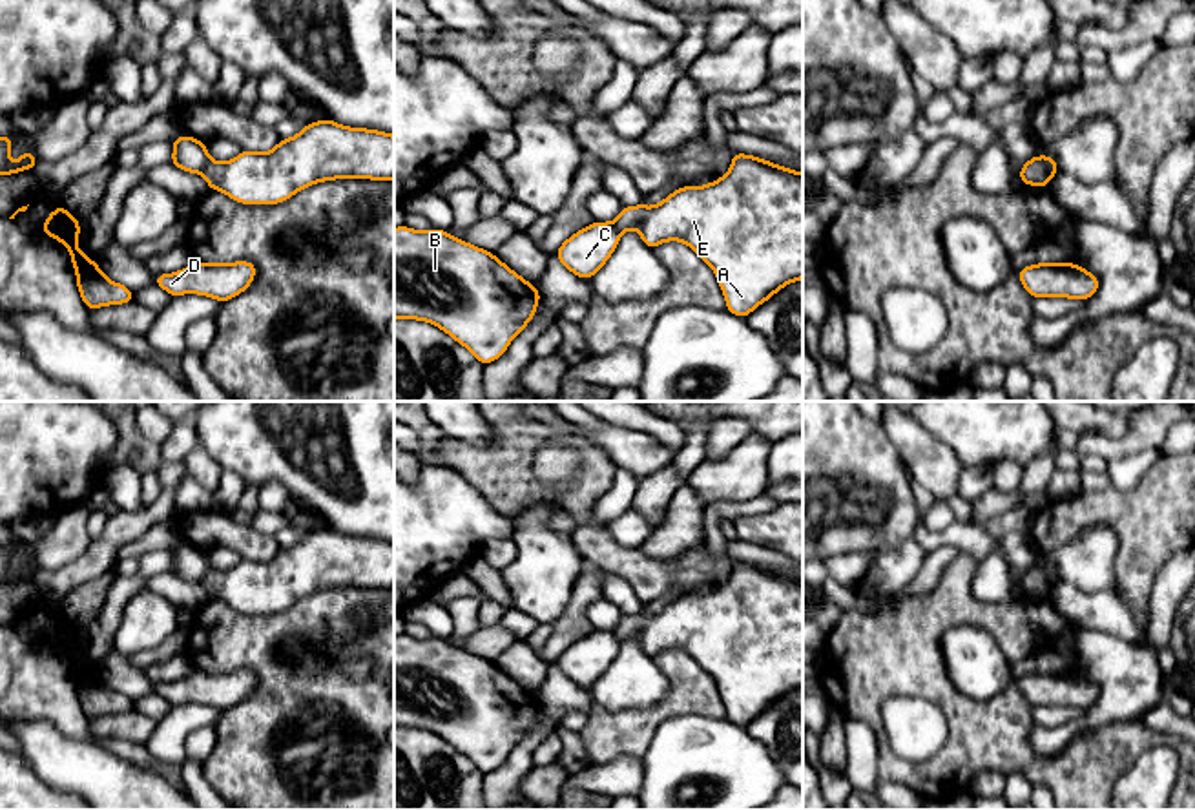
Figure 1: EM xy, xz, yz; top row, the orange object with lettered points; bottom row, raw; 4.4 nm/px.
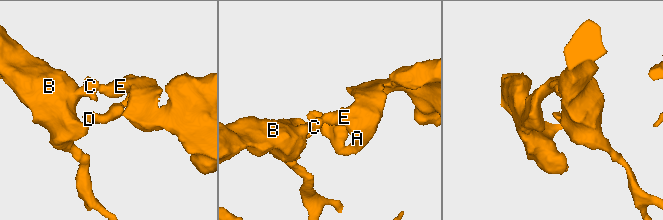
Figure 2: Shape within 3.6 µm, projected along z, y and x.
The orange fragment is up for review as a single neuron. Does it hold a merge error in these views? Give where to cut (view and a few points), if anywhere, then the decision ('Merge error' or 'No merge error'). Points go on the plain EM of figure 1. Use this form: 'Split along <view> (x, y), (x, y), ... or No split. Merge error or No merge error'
Split along yz (1037, 564), (1051, 584). Merge error

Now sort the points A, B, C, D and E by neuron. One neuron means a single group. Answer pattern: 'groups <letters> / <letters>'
groups A D E / B C

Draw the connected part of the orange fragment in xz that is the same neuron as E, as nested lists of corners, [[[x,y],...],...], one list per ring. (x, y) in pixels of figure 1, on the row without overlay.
[[[732,562],[724,586],[706,595],[677,597],[657,615],[622,615],[611,633],[618,642],[637,639],[648,657],[686,651],[713,677],[726,719],[743,728],[783,695],[803,688],[803,582],[766,567]]]

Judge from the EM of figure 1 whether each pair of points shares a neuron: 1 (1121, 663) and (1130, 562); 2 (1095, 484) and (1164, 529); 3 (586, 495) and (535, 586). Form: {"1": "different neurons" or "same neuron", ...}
{"1": "different neurons", "2": "different neurons", "3": "different neurons"}

